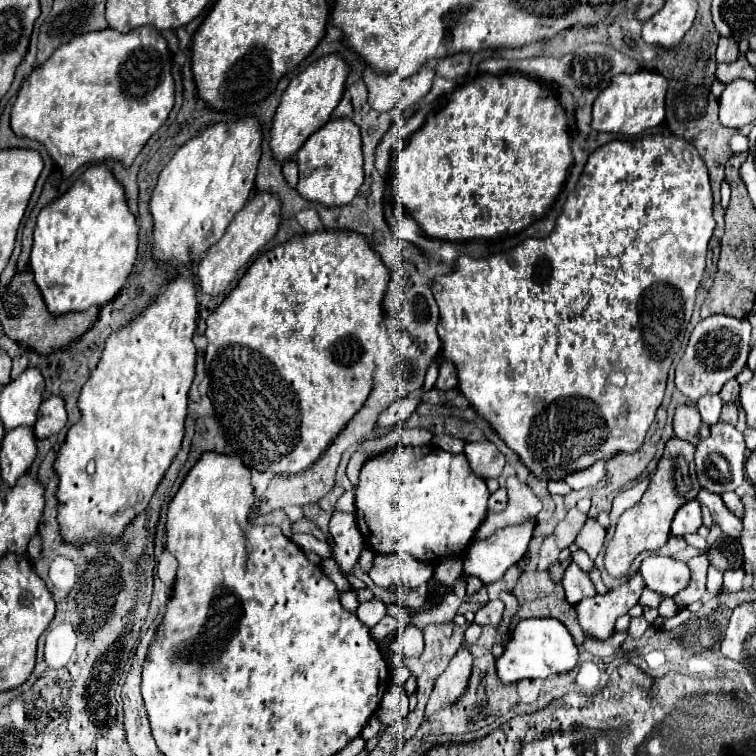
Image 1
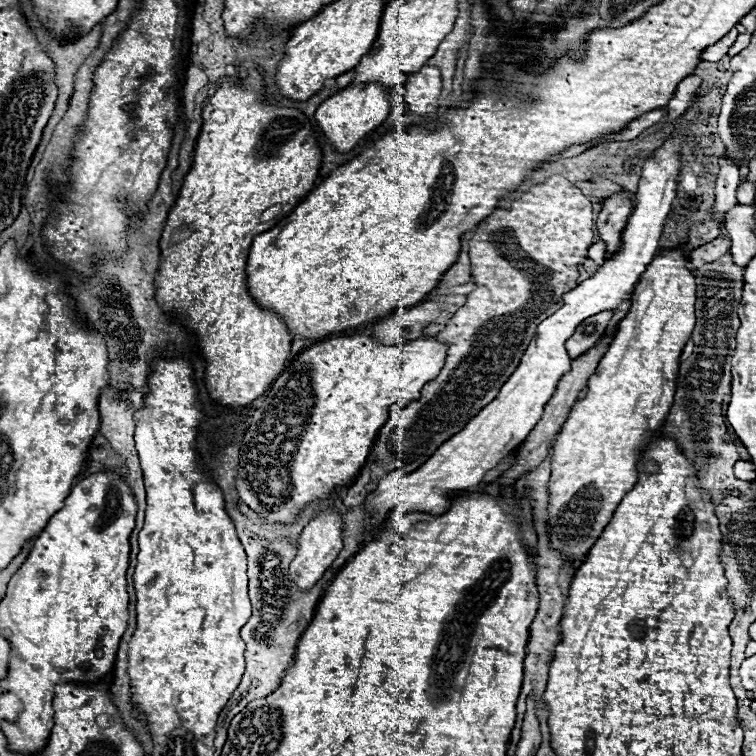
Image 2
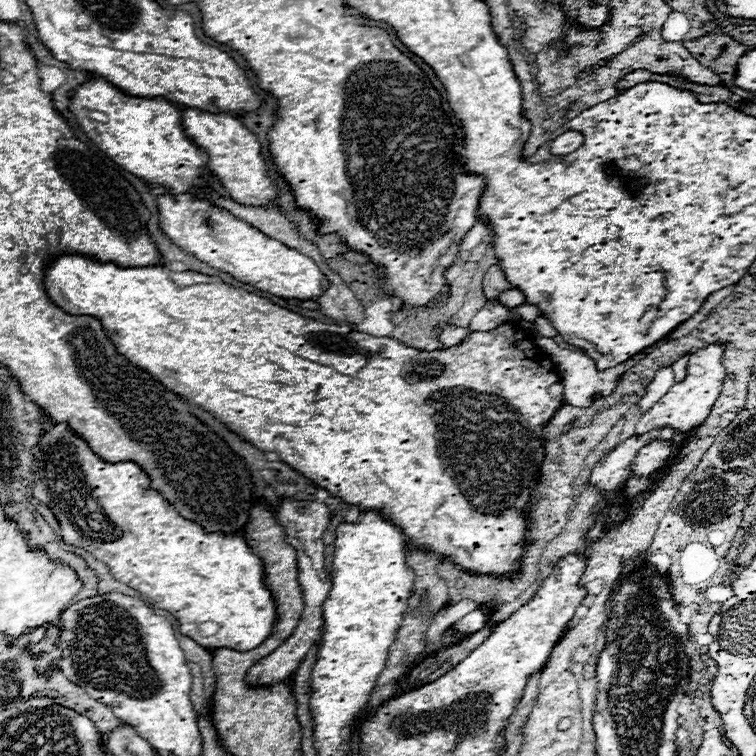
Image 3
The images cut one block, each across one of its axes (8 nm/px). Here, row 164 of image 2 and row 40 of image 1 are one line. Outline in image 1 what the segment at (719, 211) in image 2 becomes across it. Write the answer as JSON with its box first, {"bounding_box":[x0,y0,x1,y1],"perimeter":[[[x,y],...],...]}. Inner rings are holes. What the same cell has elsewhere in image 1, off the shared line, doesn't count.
{"bounding_box":[716,38,738,62],"perimeter":[[[720,38],[716,60],[718,62],[732,62],[738,58],[738,42],[734,38]]]}

